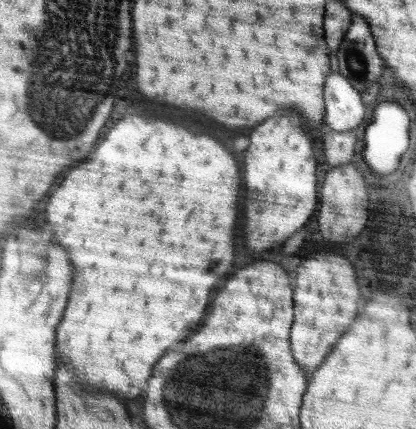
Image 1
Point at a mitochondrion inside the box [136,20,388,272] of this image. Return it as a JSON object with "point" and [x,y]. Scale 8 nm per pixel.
{"point":[353,54]}

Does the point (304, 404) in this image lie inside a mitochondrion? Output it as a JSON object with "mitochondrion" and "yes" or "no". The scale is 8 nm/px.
{"mitochondrion":"no"}

